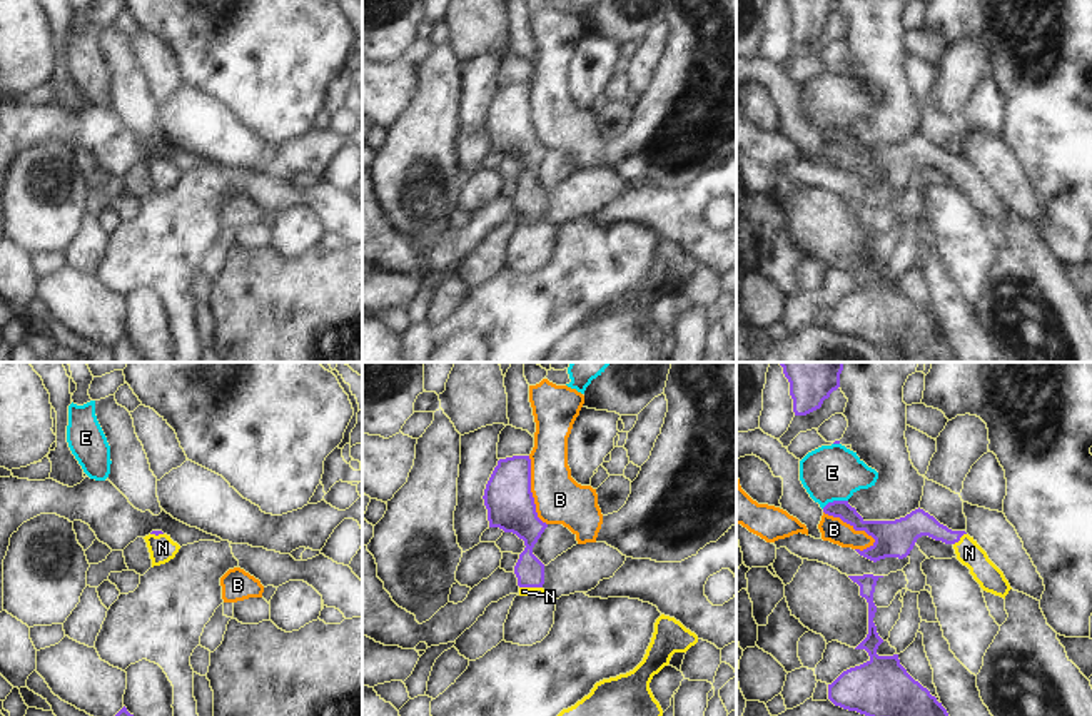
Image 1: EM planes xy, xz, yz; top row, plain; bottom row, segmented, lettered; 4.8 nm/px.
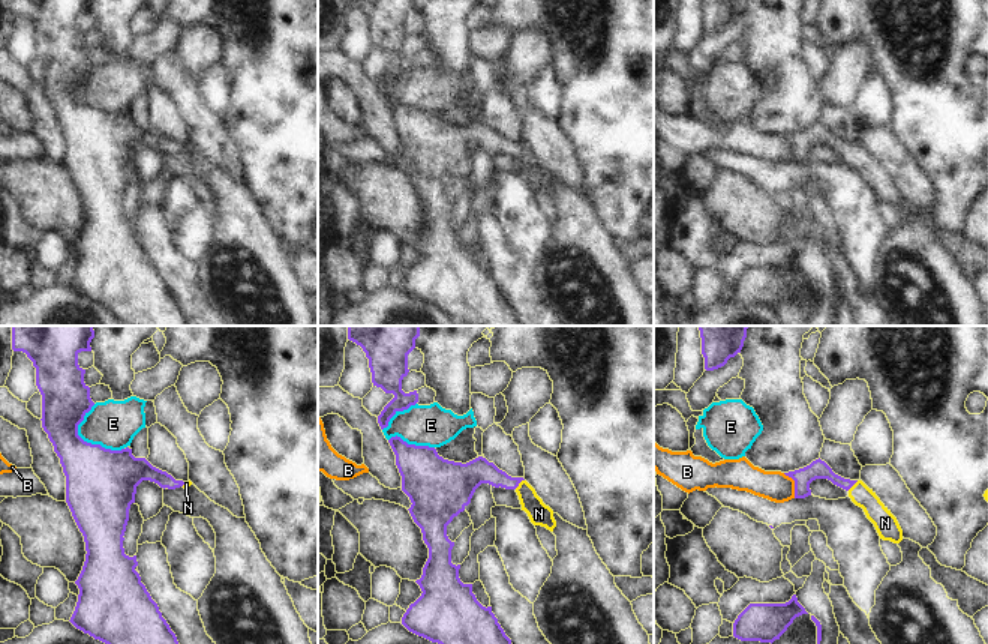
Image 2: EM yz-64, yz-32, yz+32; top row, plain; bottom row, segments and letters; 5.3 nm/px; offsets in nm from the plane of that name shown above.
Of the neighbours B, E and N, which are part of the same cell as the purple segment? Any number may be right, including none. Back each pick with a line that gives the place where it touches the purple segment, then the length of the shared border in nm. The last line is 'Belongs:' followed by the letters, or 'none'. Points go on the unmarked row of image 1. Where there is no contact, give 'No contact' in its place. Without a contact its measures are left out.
N: Touches purple at xz (531, 212). Shared border 110 nm
Belongs: N.

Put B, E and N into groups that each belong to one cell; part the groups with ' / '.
B / E / N

